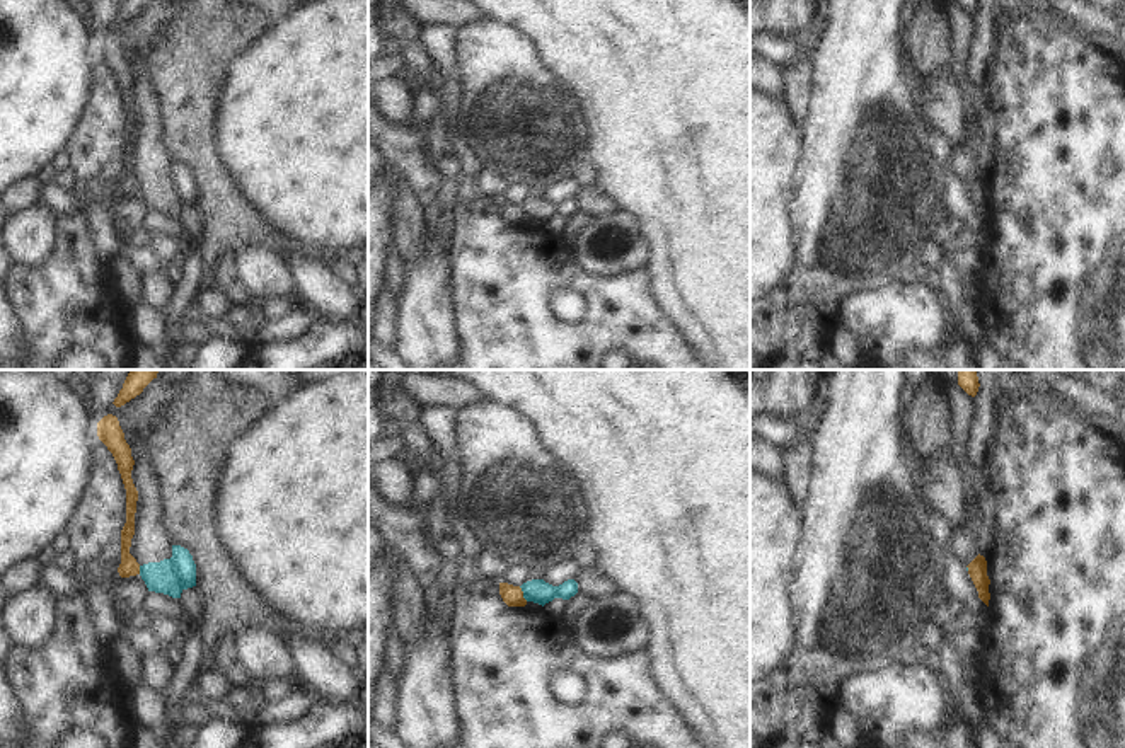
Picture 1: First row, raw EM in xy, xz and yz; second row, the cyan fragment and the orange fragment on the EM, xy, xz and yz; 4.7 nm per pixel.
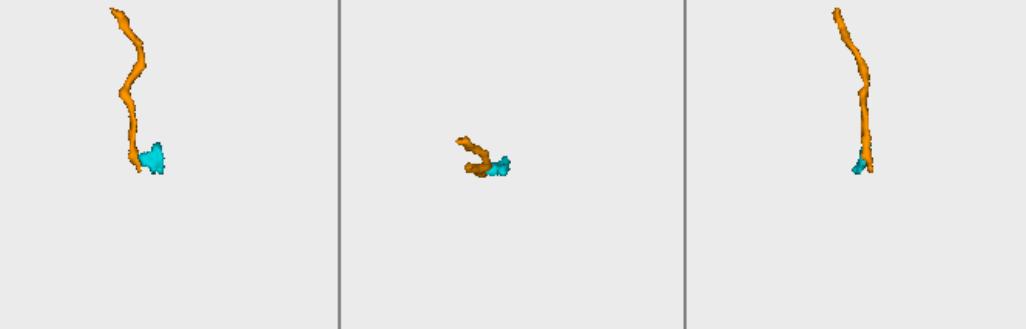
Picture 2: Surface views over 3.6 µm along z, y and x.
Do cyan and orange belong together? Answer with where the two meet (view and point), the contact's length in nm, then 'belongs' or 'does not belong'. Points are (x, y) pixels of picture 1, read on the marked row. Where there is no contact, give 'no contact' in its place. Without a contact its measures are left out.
xz (524, 593) | 80 nm | does not belong

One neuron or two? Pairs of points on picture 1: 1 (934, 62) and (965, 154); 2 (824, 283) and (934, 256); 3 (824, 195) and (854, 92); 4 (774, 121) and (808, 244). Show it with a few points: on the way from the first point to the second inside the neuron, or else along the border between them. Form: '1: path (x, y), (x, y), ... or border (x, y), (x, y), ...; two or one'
1: border (951, 29), (953, 70); two
2: border (931, 239), (923, 258), (912, 268); two
3: path (837, 169), (839, 157), (853, 132), (854, 118); one
4: border (801, 149), (796, 159), (790, 203), (793, 229); two

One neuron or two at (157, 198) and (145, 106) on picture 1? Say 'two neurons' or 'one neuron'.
one neuron

